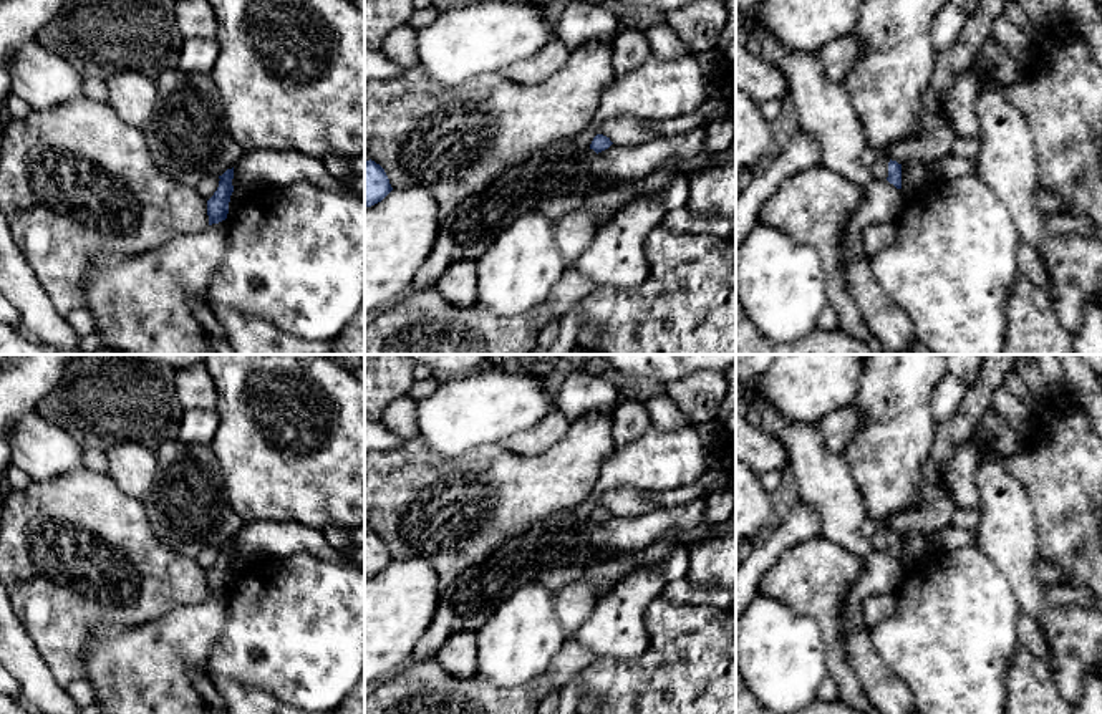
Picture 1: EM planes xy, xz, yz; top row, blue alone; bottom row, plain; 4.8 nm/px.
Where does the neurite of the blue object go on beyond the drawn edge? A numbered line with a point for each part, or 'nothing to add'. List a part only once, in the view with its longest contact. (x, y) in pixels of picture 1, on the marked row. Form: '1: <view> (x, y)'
nothing to add

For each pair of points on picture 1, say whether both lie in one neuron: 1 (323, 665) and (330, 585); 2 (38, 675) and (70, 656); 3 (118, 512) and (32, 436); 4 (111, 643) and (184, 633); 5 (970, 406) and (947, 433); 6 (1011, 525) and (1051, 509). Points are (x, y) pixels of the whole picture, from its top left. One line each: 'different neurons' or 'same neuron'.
1: same neuron
2: different neurons
3: different neurons
4: same neuron
5: same neuron
6: different neurons

